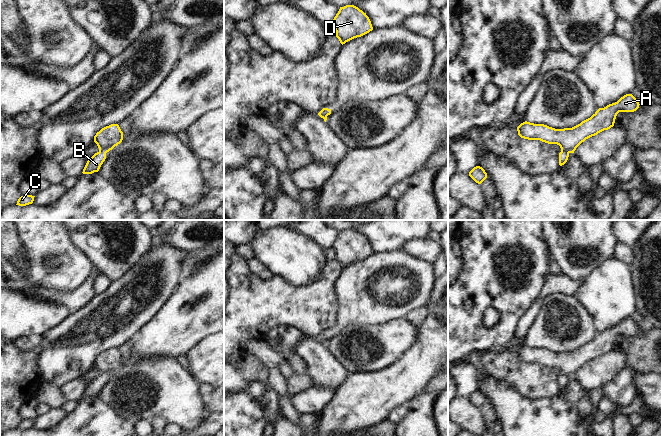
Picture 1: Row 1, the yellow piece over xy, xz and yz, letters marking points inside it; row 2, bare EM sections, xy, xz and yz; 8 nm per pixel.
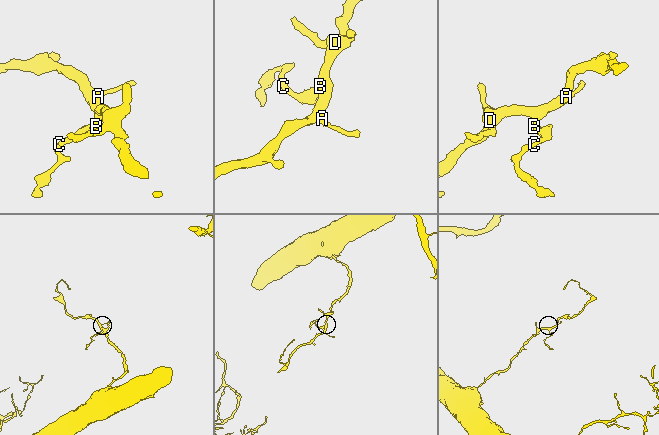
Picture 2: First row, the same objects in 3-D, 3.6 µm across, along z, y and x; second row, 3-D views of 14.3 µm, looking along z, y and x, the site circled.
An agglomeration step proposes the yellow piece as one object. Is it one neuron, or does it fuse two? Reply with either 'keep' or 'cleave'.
cleave

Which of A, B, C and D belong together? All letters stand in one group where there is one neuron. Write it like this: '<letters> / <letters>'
A D / B C

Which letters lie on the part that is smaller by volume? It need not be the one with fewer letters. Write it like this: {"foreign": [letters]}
{"foreign": ["B", "C"]}

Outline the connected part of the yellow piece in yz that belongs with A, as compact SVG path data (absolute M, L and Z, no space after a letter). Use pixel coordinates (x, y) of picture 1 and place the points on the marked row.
M626 94L617 102L599 108L590 118L572 128L555 129L525 121L517 127L517 131L521 138L557 144L561 152L574 153L586 139L613 127L619 112L634 112L639 105L632 94Z

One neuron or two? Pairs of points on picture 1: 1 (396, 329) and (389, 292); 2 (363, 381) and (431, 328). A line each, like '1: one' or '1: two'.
1: two
2: one

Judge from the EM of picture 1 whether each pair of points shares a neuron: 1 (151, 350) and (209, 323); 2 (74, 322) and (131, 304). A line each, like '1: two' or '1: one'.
1: one
2: one

